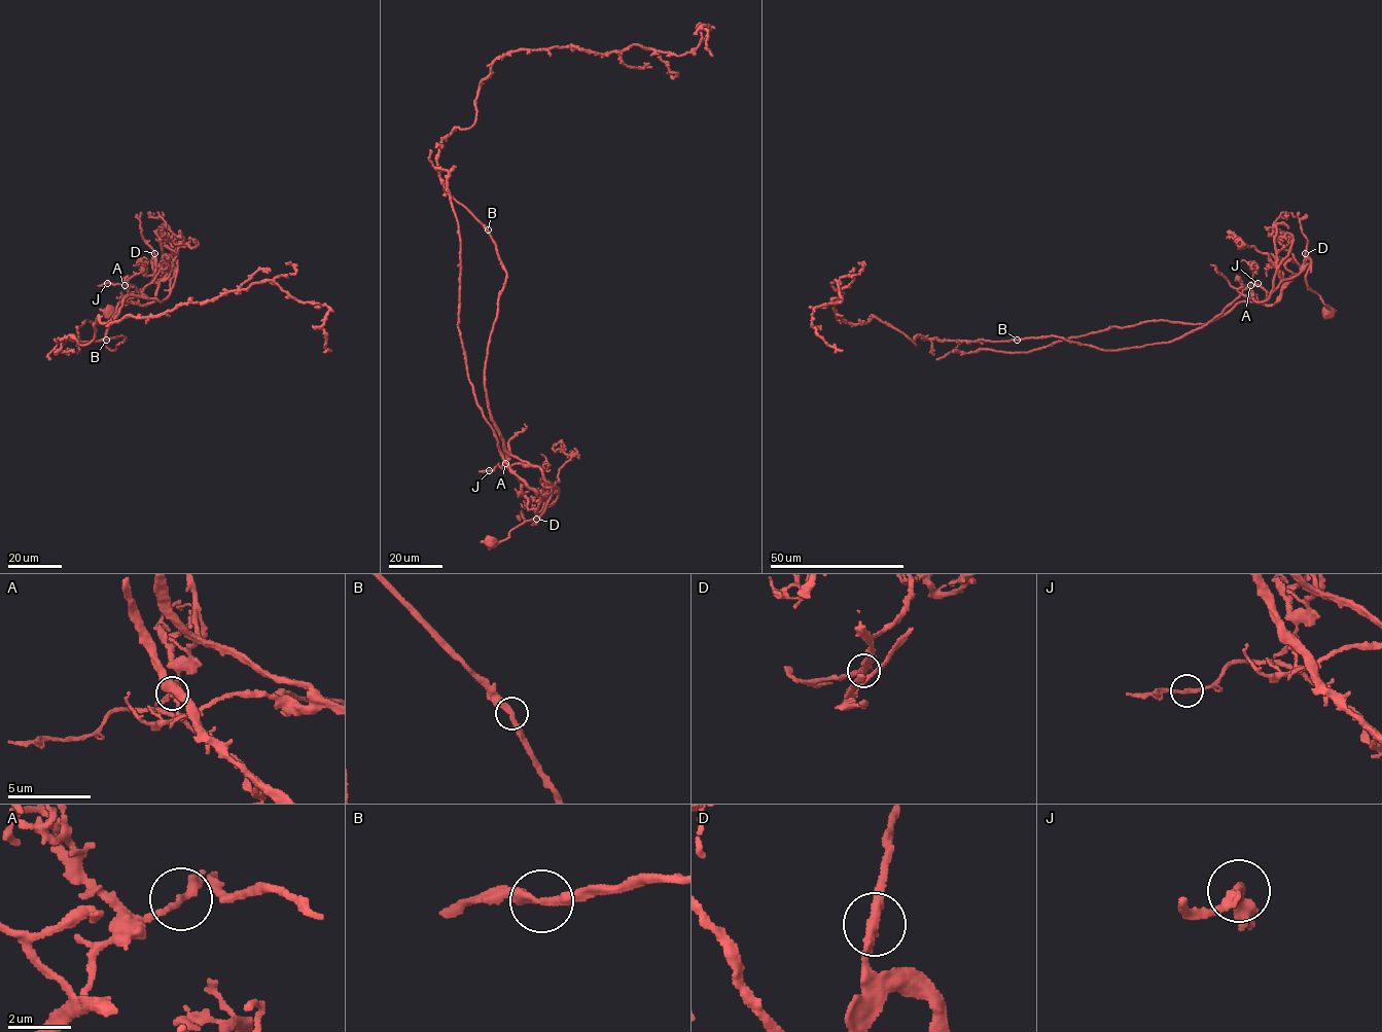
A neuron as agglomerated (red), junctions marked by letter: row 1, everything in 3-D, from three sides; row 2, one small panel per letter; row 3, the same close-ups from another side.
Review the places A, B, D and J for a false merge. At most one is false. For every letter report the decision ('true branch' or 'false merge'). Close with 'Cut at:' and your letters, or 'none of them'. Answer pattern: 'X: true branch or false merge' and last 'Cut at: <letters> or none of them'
A: false merge
B: true branch
D: true branch
J: true branch
Cut at: A

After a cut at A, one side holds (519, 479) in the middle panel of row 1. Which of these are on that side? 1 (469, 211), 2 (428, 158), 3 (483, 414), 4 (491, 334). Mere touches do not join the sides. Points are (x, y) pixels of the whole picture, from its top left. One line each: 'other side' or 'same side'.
1: other side
2: same side
3: same side
4: other side

